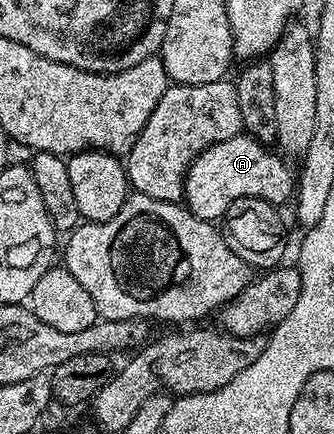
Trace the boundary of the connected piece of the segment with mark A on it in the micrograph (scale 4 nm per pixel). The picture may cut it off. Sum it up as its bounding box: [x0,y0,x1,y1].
[183,132,297,223]

